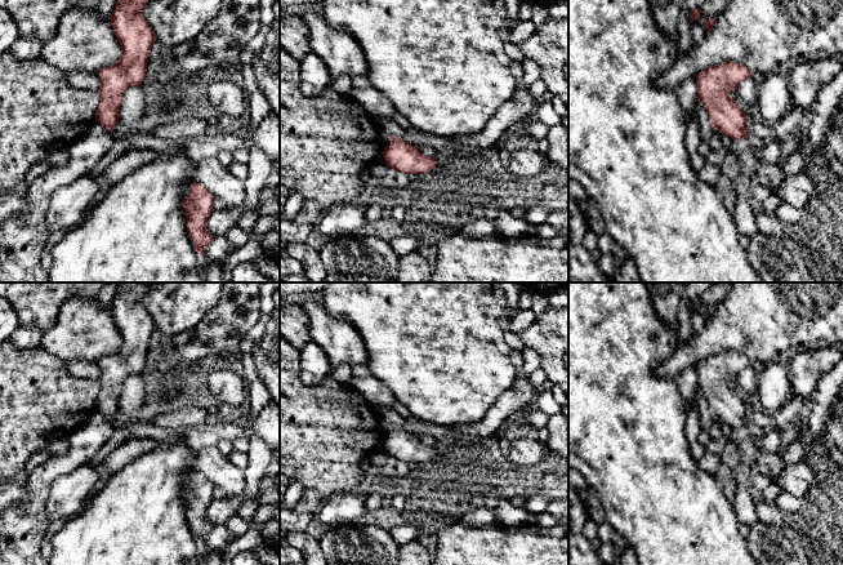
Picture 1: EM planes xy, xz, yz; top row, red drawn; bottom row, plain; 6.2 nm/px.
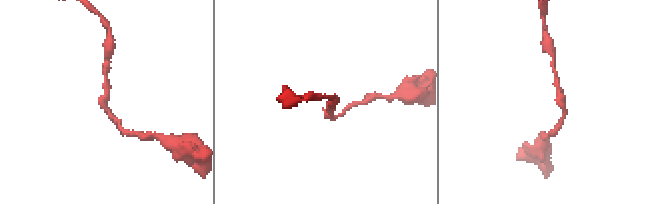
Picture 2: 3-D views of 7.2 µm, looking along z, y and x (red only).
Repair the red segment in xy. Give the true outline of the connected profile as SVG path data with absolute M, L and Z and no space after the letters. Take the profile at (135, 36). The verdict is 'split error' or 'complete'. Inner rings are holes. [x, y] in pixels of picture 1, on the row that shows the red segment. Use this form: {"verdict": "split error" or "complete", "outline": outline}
{"verdict": "complete", "outline": "M117 0L116 8L110 17L111 26L122 49L120 59L98 71L101 88L98 93L101 102L97 108L95 121L112 132L119 120L119 108L122 103L124 93L130 86L140 86L147 72L148 55L156 40L155 32L143 15L147 0Z"}

